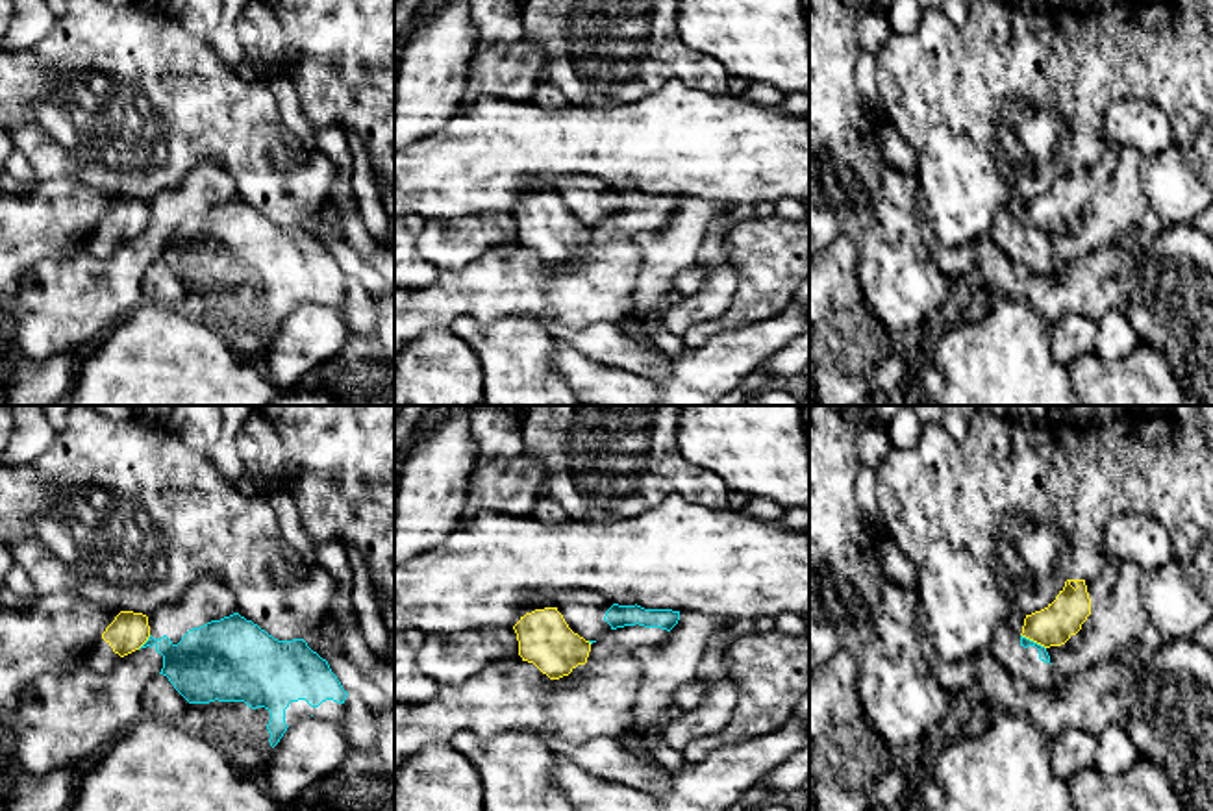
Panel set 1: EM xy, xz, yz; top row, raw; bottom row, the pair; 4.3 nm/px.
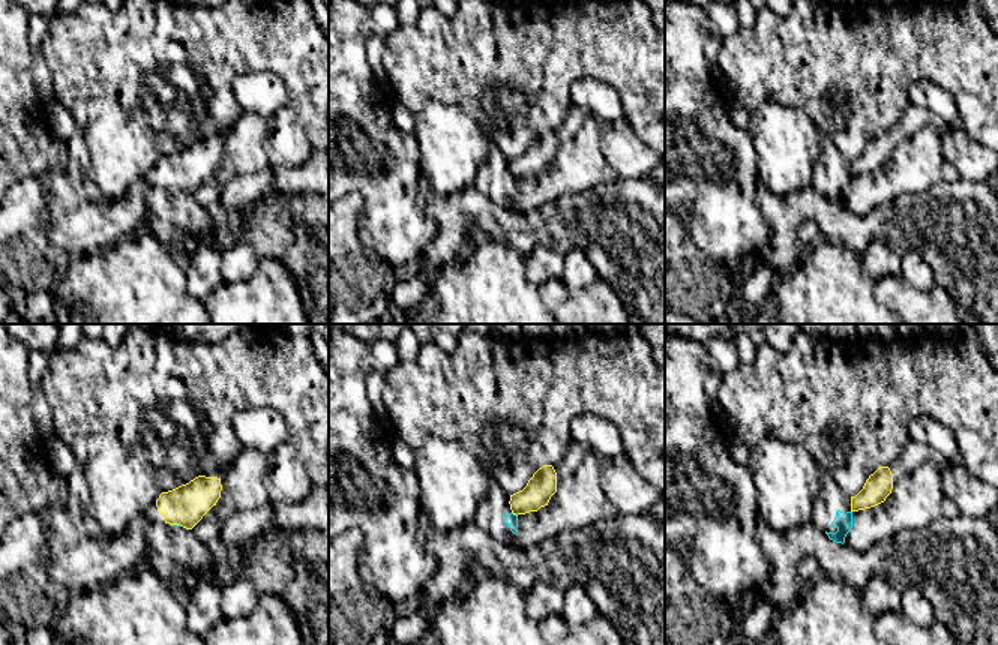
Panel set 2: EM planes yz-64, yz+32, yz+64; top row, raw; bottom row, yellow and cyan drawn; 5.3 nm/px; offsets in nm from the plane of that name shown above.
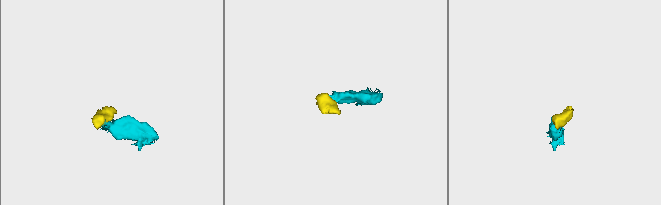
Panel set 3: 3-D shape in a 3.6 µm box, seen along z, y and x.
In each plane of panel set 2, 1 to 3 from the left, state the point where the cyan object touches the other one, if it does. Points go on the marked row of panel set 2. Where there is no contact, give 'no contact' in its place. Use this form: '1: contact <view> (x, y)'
1: contact yz-64 (177, 524)
2: contact yz+32 (515, 513)
3: no contact

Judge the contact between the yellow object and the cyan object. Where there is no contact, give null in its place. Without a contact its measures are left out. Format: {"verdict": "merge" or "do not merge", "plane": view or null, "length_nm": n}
{"verdict": "do not merge", "plane": "yz", "length_nm": 130}

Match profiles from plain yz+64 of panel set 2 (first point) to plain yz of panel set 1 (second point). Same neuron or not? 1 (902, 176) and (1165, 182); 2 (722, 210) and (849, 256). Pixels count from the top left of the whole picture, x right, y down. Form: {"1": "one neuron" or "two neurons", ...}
{"1": "two neurons", "2": "two neurons"}

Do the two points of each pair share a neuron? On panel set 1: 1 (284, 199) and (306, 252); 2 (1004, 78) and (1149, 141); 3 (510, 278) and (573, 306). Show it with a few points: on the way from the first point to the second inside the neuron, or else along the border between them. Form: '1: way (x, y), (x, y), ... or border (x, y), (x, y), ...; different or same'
1: border (252, 206), (278, 224), (302, 224); different
2: border (1145, 102), (1113, 100), (1104, 115), (1106, 137); different
3: way (525, 289), (534, 289), (543, 297), (558, 297); same

